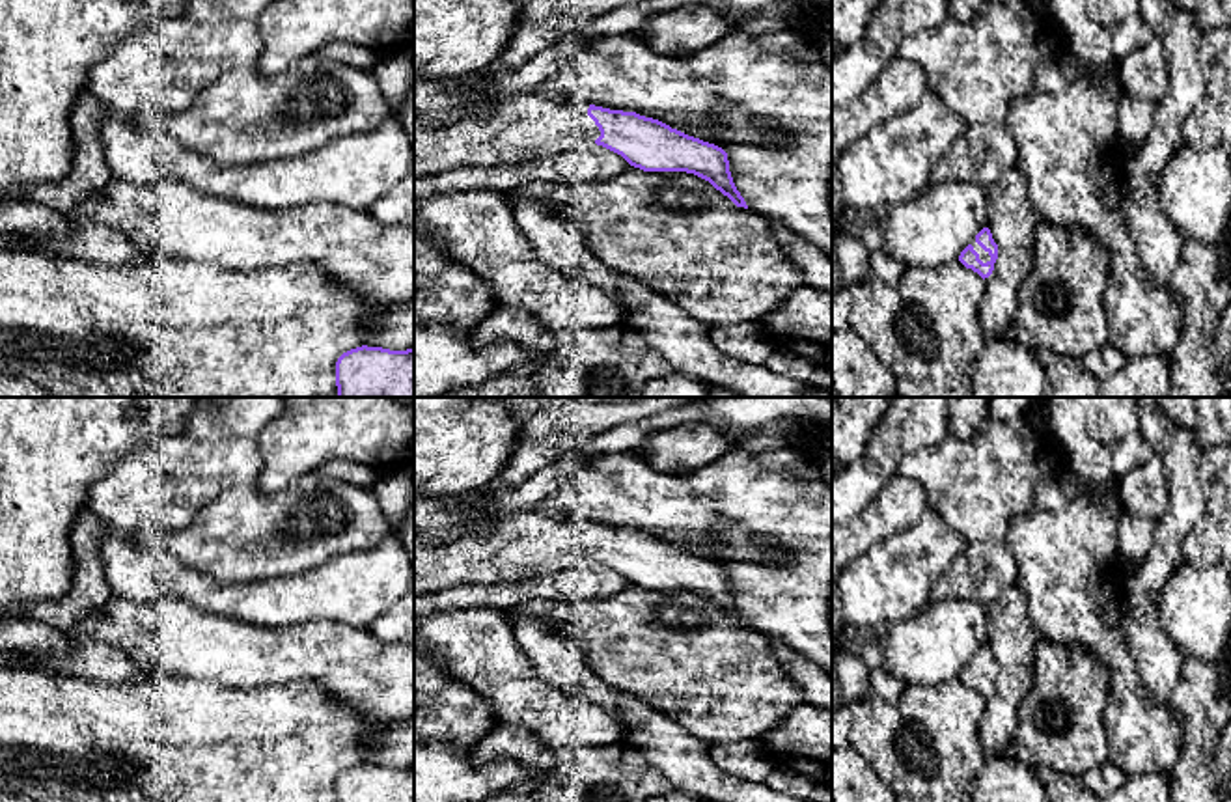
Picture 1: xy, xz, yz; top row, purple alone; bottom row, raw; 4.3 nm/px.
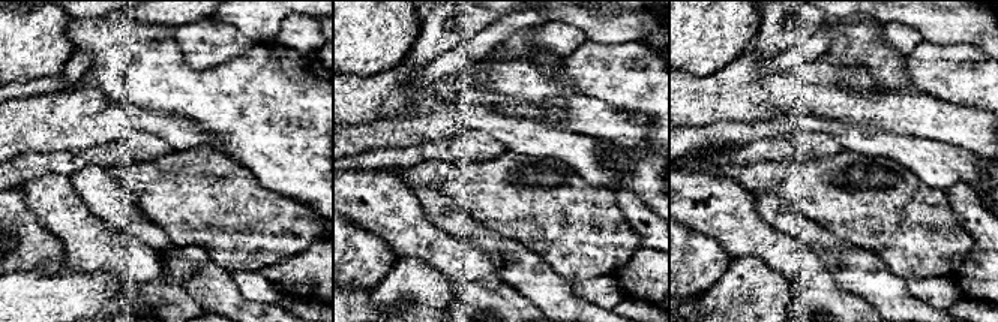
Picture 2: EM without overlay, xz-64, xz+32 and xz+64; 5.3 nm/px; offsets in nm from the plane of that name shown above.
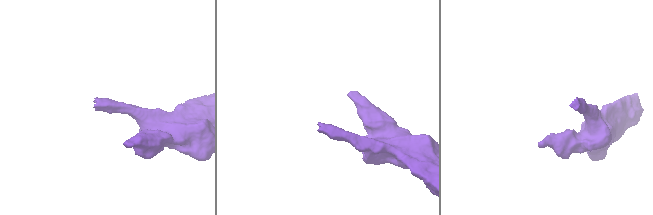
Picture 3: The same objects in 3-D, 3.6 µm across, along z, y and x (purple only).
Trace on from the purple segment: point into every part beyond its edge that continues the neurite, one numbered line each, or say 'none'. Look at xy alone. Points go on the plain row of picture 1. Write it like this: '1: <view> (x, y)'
none

